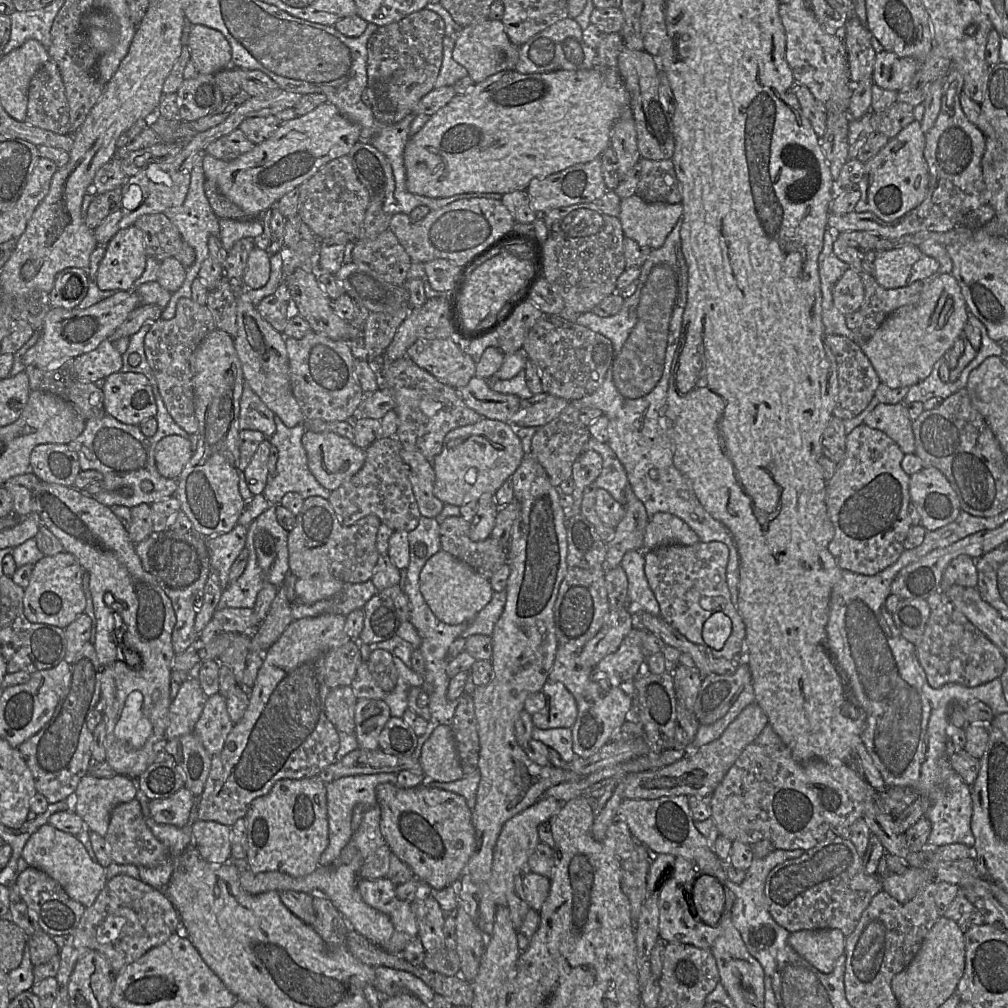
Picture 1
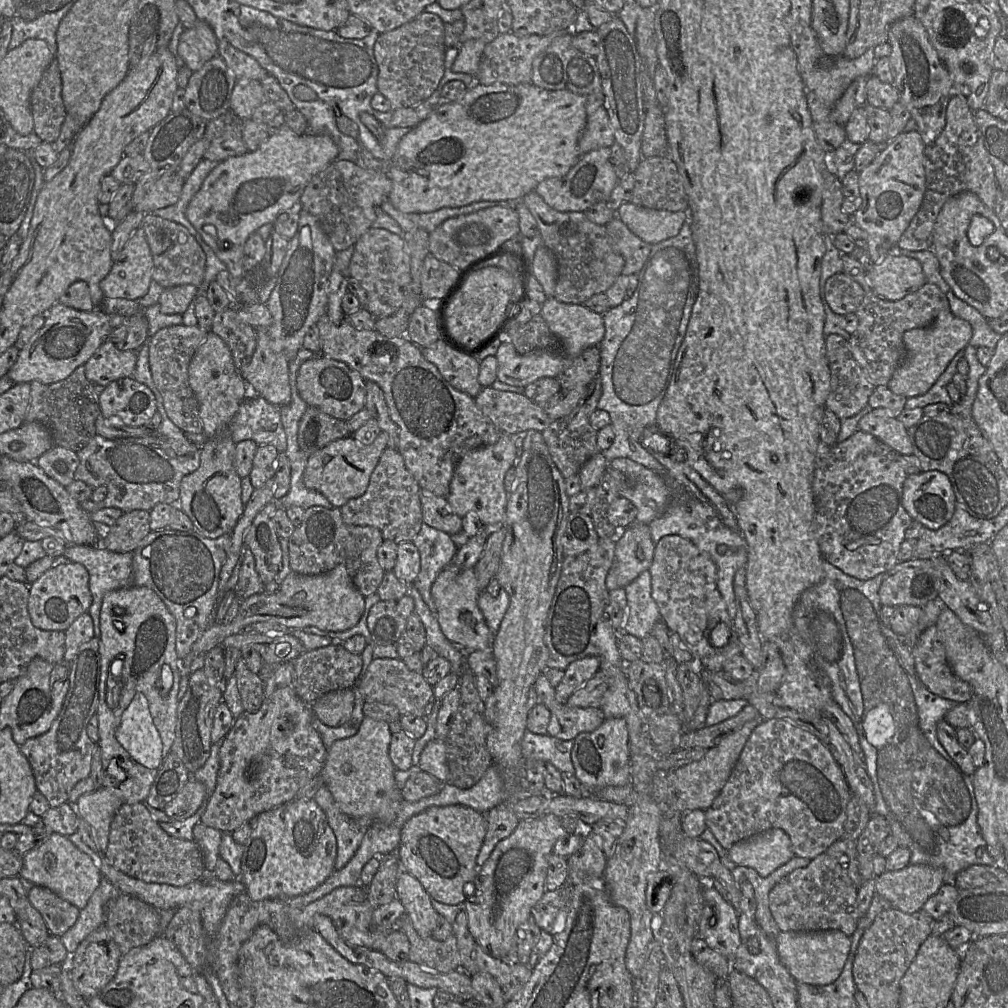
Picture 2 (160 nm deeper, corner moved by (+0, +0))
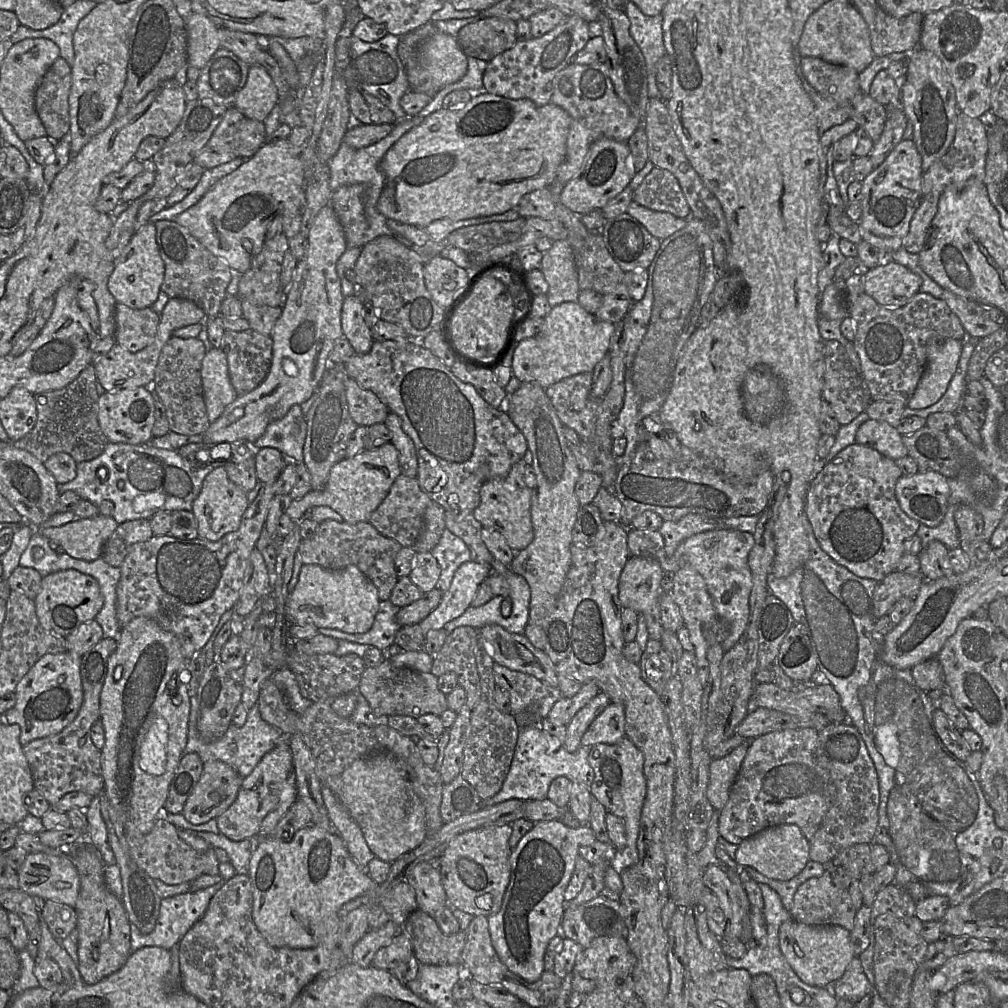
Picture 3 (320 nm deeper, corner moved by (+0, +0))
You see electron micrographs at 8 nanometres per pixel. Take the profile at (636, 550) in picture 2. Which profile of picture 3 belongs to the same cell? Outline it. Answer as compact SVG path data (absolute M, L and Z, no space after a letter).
M630 556L619 578L621 606L644 616L649 638L654 640L660 640L664 631L659 610L662 576L656 559Z

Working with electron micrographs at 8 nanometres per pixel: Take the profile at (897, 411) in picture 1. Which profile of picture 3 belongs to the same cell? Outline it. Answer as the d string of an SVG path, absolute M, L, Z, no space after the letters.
M868 419L864 422L857 431L856 443L871 447L893 460L908 455L902 434L885 421Z

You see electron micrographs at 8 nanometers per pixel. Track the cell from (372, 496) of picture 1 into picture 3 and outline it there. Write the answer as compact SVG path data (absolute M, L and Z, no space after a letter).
M400 474L384 500L372 512L369 522L381 535L396 541L401 547L412 547L422 532L424 514L431 502L433 501L420 489L415 477Z

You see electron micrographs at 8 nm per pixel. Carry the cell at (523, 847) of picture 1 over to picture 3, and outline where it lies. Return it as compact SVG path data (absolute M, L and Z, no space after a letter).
M560 820L534 823L510 854L510 879L499 911L488 917L492 946L501 962L527 982L537 981L544 972L544 955L549 942L560 935L561 920L566 908L564 892L575 868L579 847L596 841L593 830L585 824L577 828L565 826Z

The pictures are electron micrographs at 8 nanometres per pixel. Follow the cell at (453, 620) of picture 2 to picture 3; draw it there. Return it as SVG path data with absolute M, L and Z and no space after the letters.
M490 624L478 630L478 641L484 645L486 650L490 650L494 663L513 671L526 673L557 688L558 676L549 657L543 651L534 648L523 634L509 633L499 625Z

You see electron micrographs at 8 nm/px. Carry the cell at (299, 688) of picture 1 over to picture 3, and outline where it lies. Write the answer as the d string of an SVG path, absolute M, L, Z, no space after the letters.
M281 737L276 746L262 757L251 774L243 778L232 805L215 819L219 832L232 841L256 837L263 819L277 806L292 770L292 755L287 738Z

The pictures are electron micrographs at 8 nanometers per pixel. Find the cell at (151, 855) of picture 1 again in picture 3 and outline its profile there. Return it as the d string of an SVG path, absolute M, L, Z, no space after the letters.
M157 818L151 831L143 836L126 836L130 855L137 866L148 876L167 885L192 882L201 875L219 876L219 861L214 849L197 852L181 840L178 828L170 822Z

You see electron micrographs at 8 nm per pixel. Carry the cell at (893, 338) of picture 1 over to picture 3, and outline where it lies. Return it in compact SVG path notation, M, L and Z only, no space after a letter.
M957 339L927 343L927 367L908 402L909 408L927 408L941 399L955 374L963 345L964 342Z

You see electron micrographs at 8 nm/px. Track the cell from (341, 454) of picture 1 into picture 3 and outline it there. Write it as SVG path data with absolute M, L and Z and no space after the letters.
M390 443L372 450L362 450L351 458L337 462L330 470L323 490L310 490L305 496L292 500L285 514L293 521L300 521L308 515L311 508L328 506L336 511L342 520L355 524L369 521L374 510L381 504L395 479L401 474L398 452Z

